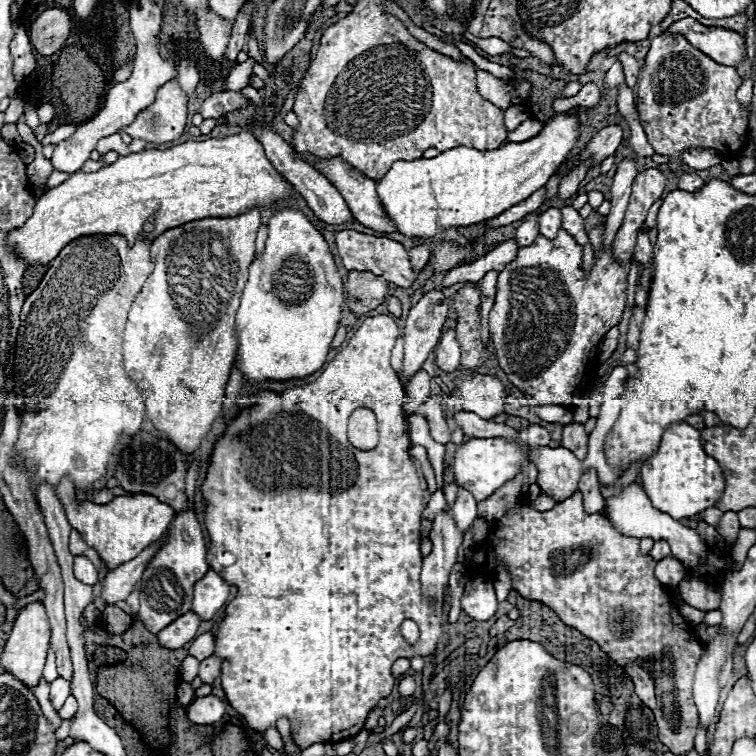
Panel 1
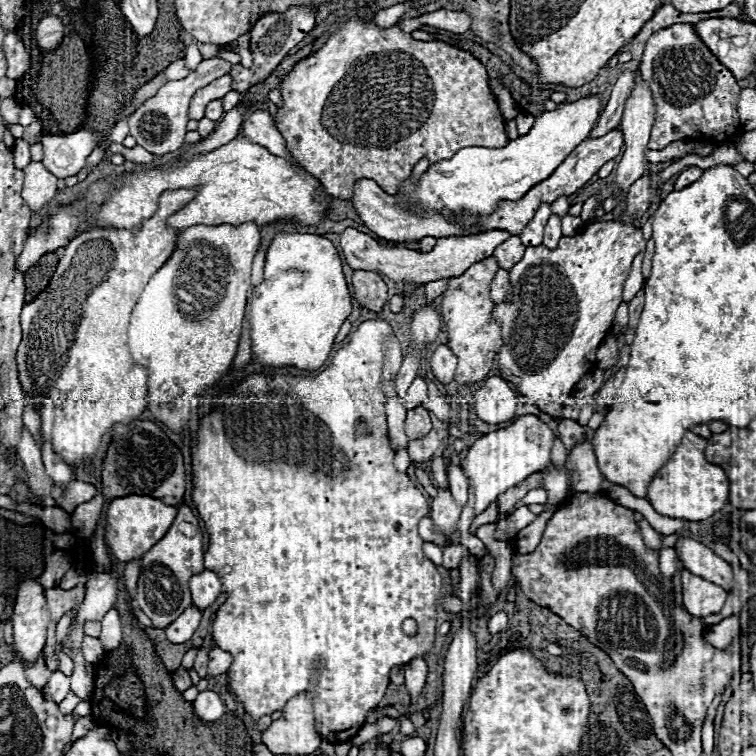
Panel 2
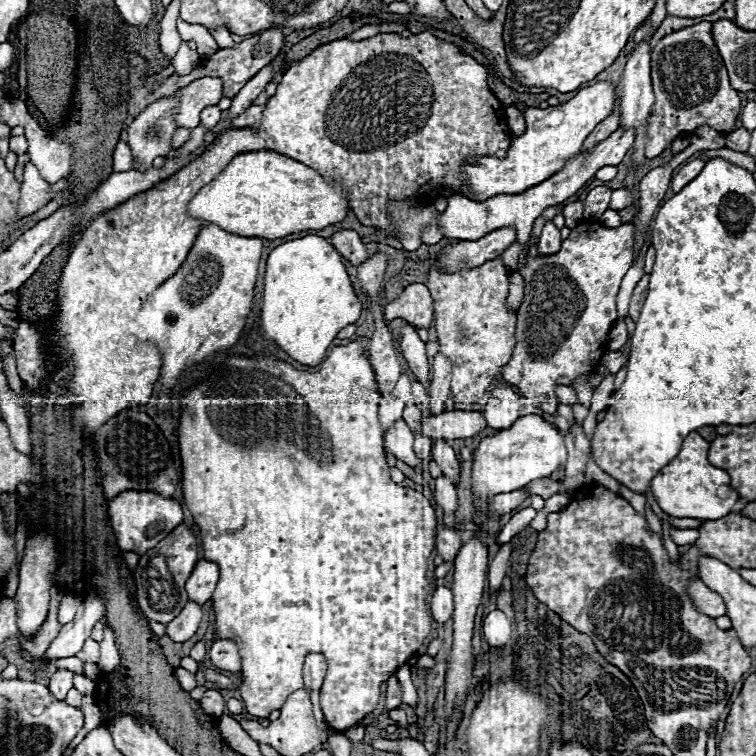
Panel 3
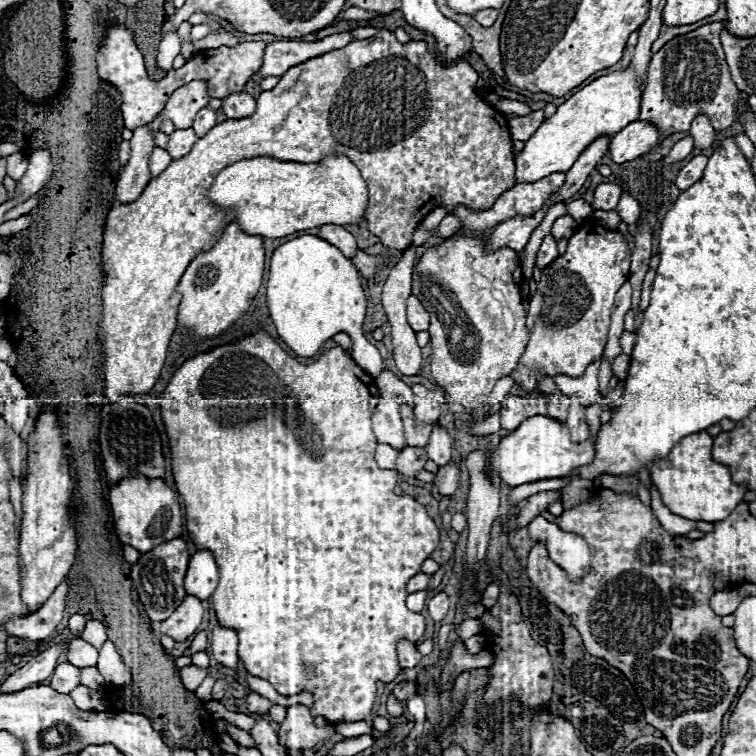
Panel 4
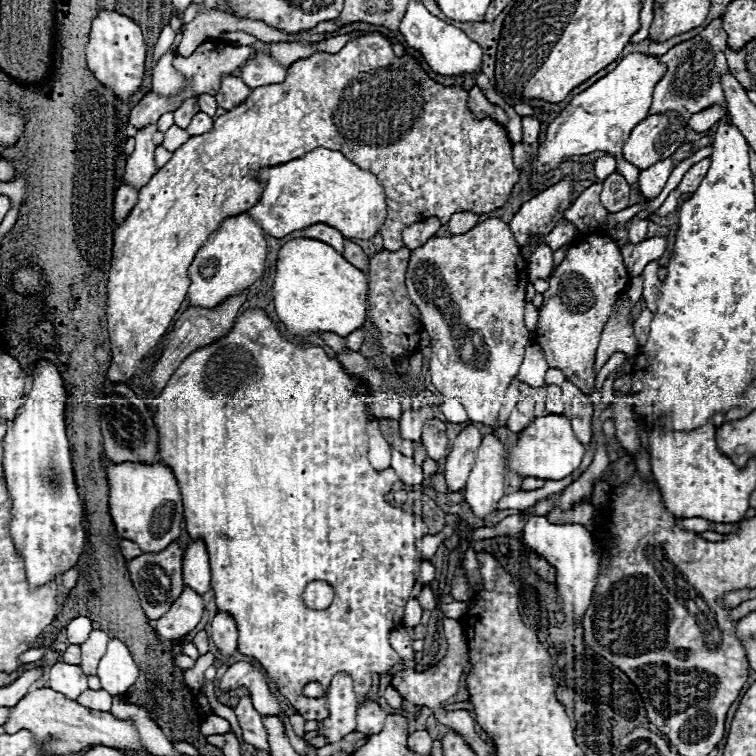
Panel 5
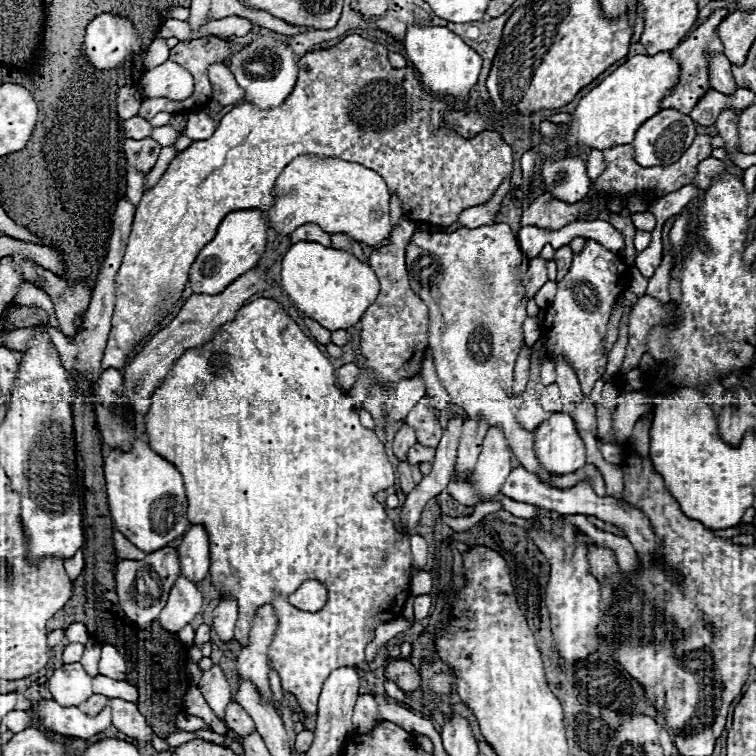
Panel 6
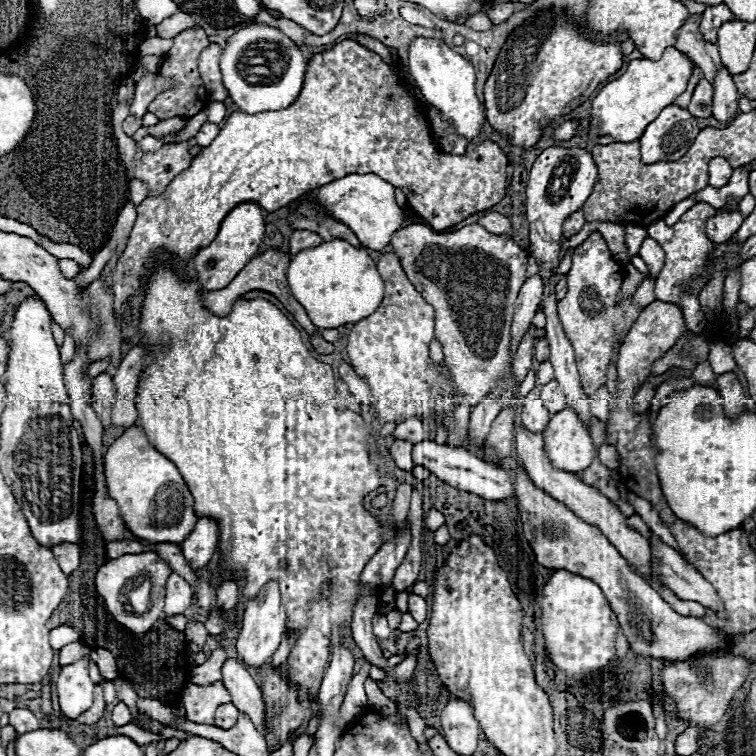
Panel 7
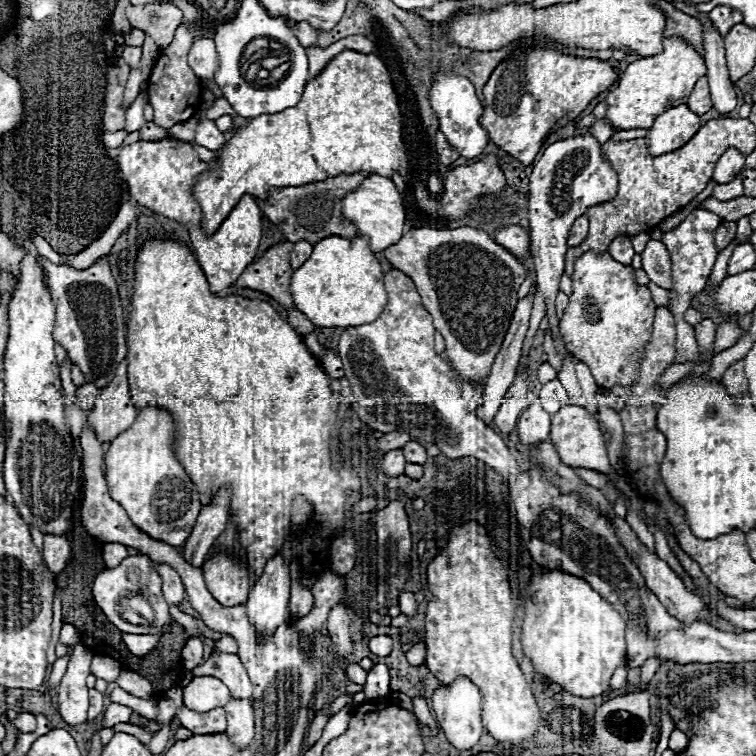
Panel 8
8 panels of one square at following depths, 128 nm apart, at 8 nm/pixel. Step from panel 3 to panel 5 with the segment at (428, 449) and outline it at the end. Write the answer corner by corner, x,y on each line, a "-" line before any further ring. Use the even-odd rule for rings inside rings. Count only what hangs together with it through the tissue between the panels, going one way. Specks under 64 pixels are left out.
392,450
392,468
396,470
396,474
400,476
400,480
404,484
416,486
416,484
422,484
424,482
422,466
416,466
412,456
404,456
404,454

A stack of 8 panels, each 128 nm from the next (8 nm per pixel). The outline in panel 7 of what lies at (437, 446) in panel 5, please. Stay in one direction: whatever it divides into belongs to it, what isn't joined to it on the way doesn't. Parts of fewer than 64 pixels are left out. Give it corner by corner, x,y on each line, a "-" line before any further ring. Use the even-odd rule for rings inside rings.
412,416
412,418
408,418
408,420
404,420
402,424
396,426
396,430
394,430
394,438
410,440
410,442
416,444
416,442
428,440
428,438
430,438
430,430
418,416

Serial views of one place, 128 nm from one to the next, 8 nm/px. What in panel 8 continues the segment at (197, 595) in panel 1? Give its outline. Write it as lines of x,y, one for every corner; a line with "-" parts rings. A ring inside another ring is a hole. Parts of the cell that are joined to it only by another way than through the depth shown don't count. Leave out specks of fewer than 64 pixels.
220,490
214,496
212,504
202,506
190,538
182,546
182,554
188,564
202,566
208,550
226,528
228,504
230,504
230,490

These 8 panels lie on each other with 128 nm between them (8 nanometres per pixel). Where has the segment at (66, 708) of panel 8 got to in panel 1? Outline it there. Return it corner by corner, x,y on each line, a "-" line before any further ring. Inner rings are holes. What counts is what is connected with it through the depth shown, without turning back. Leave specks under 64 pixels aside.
56,678
50,684
50,702
52,702
52,706
56,710
60,710
68,696
70,696
70,682
66,682
64,678

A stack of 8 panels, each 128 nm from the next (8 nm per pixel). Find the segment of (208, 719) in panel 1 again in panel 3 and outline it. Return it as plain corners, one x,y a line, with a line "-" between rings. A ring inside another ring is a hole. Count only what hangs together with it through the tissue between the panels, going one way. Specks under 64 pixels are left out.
206,690
200,698
200,706
210,716
220,716
220,692
218,690

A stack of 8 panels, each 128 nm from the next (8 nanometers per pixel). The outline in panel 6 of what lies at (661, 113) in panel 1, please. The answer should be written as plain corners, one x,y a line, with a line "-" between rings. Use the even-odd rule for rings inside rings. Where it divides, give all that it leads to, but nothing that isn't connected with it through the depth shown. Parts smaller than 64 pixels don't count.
714,10
710,14
710,18
698,30
694,30
686,42
682,42
678,48
674,48
670,52
672,58
678,60
678,64
680,64
680,78
678,78
678,84
674,86
674,90
668,96
664,96
664,100
660,102
660,108
674,108
678,112
688,114
698,104
700,96
704,96
704,92
712,90
710,88
710,78
708,78
708,52
712,52
712,54
722,54
724,52
724,46
722,46
722,40
718,38
716,28
720,26
720,22
728,14
730,14
728,10

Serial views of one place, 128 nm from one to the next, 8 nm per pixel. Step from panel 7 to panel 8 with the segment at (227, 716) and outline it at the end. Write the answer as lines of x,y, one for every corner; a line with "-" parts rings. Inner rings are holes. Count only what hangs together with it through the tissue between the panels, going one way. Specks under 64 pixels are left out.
184,706
176,710
176,718
180,724
194,734
220,734
226,730
226,712
224,708
214,708
206,714
196,714

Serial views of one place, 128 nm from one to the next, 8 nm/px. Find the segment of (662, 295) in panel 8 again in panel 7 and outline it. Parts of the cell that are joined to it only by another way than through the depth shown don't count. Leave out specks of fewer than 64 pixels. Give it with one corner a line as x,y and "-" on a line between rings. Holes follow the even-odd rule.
644,278
644,280
640,282
640,286
636,288
636,292
632,294
632,302
634,302
636,306
644,308
644,306
648,306
648,304
654,302
654,300
656,300
656,296
654,296
654,280
652,280
652,278

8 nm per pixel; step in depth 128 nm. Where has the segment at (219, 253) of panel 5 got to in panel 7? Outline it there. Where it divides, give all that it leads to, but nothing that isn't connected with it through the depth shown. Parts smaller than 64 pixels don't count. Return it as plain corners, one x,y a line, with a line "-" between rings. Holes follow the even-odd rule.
246,202
246,204
238,204
224,220
220,226
220,232
216,236
216,240
206,246
200,248
198,254
194,256
194,264
196,264
196,274
198,274
198,284
204,292
214,292
214,290
222,290
226,288
236,274
258,254
258,248
264,240
264,218
262,218
262,208
254,202

